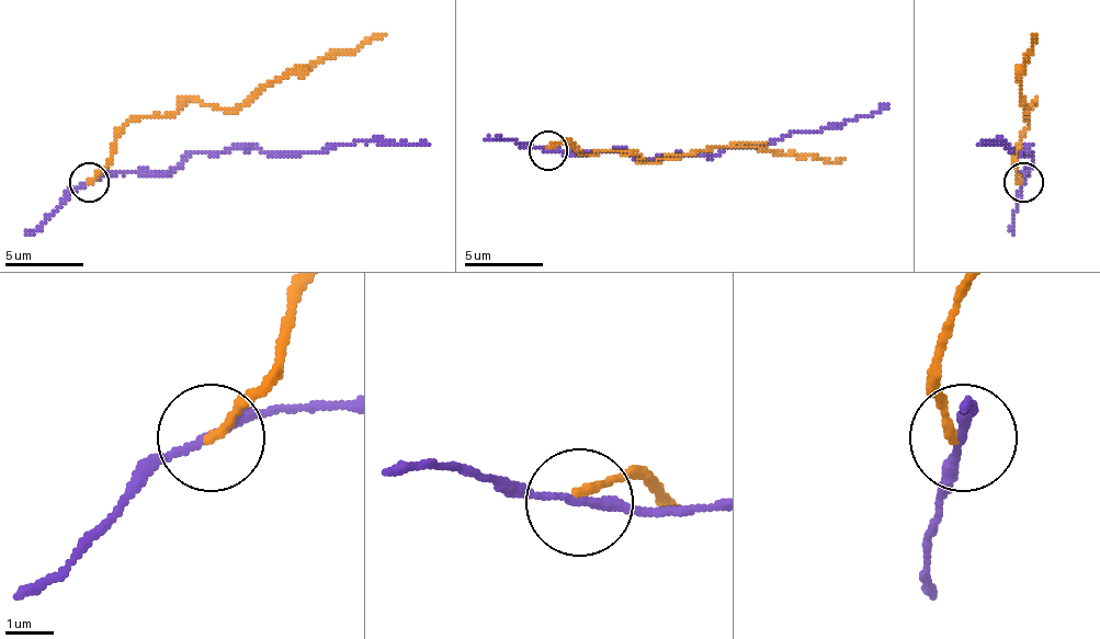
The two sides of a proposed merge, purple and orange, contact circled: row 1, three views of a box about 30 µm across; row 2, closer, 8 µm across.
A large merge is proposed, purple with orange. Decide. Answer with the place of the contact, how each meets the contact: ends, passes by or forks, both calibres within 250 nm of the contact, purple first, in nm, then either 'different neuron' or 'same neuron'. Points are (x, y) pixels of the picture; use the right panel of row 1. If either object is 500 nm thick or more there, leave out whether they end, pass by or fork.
place (1023, 182); purple passes by; orange ends; calibres 190 and 170 nm; different neuron

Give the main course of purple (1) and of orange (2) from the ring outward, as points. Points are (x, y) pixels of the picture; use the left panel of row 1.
1: (88, 183), (112, 171), (170, 171), (194, 152), (260, 148), (322, 152), (335, 144), (382, 140), (429, 144)
2: (88, 183), (131, 121), (174, 116), (190, 101), (249, 105), (292, 73), (385, 35)

